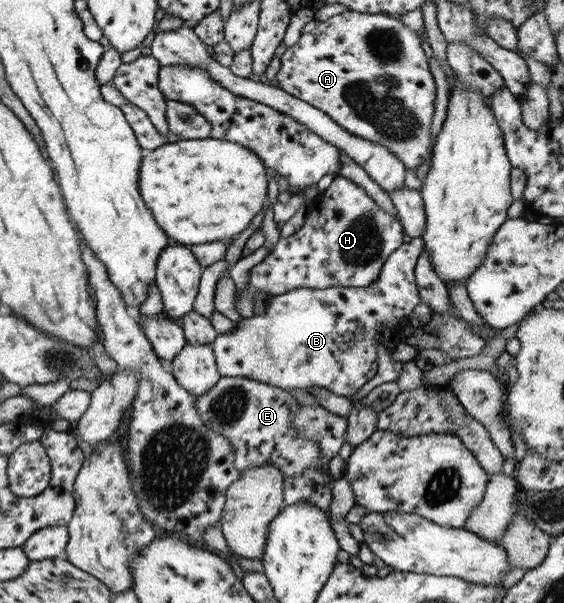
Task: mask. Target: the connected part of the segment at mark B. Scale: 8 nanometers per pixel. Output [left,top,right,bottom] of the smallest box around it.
[210,237,423,398]

